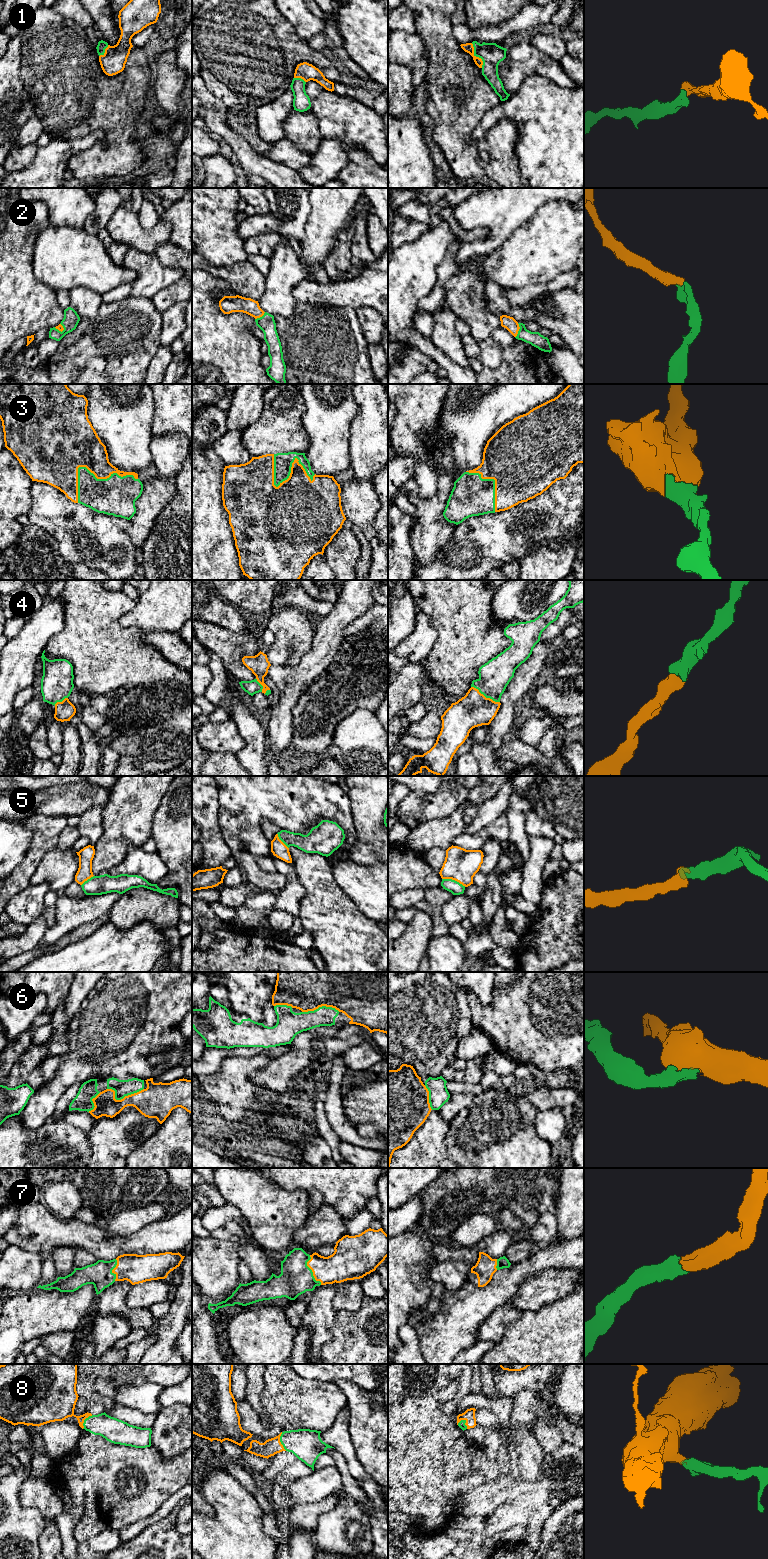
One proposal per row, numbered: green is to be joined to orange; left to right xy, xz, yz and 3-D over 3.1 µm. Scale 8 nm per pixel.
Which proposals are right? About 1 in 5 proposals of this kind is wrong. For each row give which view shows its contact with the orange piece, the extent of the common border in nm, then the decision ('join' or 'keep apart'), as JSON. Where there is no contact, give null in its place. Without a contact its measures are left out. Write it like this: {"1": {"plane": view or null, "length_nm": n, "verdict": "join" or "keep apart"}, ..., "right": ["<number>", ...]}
{"1": {"plane": "yz", "length_nm": 220, "verdict": "join"}, "2": {"plane": "yz", "length_nm": 120, "verdict": "join"}, "3": {"plane": "xz", "length_nm": 380, "verdict": "join"}, "4": {"plane": "yz", "length_nm": 260, "verdict": "join"}, "5": {"plane": "yz", "length_nm": 200, "verdict": "join"}, "6": {"plane": "xy", "length_nm": 300, "verdict": "join"}, "7": {"plane": "xz", "length_nm": 260, "verdict": "join"}, "8": {"plane": "xz", "length_nm": 160, "verdict": "join"}, "right": ["1", "2", "3", "4", "5", "6", "7", "8"]}

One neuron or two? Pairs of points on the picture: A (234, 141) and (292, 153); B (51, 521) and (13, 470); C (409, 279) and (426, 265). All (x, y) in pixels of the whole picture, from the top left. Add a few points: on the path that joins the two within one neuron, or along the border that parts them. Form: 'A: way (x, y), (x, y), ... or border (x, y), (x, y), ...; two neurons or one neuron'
A: border (261, 153), (290, 168); two neurons
B: border (33, 481), (30, 487), (30, 508), (26, 514); two neurons
C: way (413, 275), (422, 266); one neuron

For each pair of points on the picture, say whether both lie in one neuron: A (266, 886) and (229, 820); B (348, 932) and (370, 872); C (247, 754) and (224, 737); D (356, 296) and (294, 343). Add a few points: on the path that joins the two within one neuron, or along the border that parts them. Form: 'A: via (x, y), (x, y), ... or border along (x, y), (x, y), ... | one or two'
A: border along (233, 854), (243, 848), (255, 860) | two
B: border along (342, 889), (355, 905), (375, 922) | two
C: border along (236, 726), (243, 741), (243, 747), (235, 754) | two
D: border along (320, 303), (350, 306), (354, 309) | two

